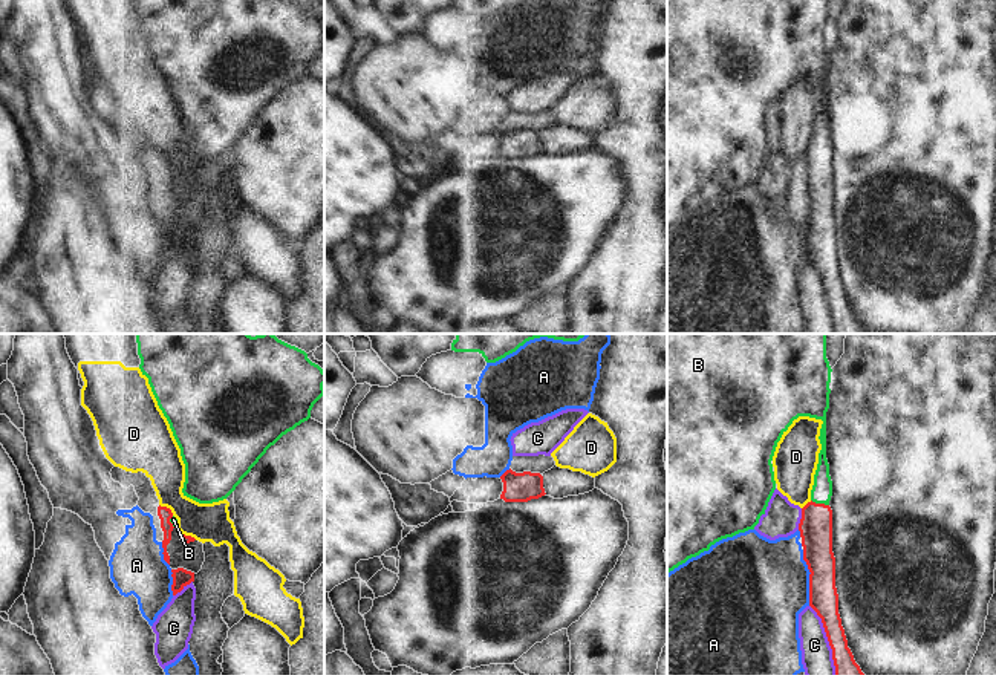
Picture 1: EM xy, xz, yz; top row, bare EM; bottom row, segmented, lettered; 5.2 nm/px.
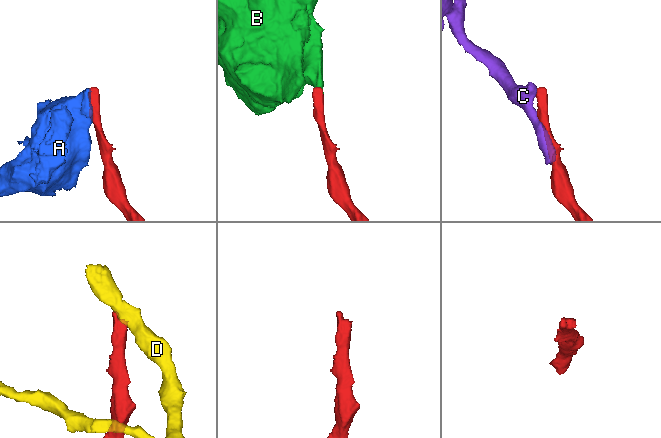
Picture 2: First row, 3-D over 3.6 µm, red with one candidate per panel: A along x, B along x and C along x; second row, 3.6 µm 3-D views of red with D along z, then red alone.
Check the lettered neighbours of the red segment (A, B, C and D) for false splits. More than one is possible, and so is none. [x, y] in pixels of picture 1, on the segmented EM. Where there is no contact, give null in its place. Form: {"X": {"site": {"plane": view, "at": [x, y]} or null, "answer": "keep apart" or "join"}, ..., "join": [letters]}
{"A": {"site": {"plane": "yz", "at": [810, 577]}, "answer": "keep apart"}, "B": {"site": {"plane": "yz", "at": [820, 504]}, "answer": "join"}, "C": {"site": {"plane": "yz", "at": [828, 640]}, "answer": "keep apart"}, "D": {"site": {"plane": "xy", "at": [166, 507]}, "answer": "keep apart"}, "join": ["B"]}

